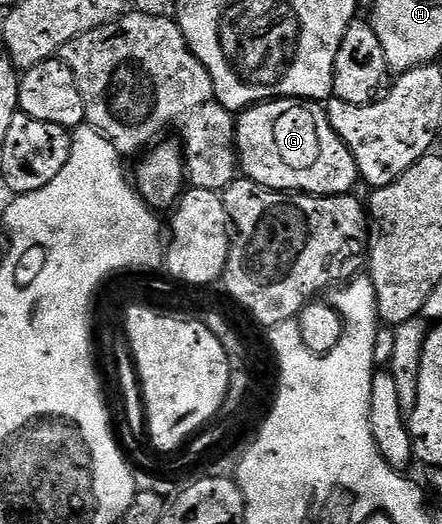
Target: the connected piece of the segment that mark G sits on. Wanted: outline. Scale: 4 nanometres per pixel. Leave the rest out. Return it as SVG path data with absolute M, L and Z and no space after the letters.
M278 97L276 101L261 101L258 105L251 105L247 109L240 110L239 116L235 121L235 140L237 143L237 163L240 172L248 180L261 185L265 189L278 189L281 193L310 193L316 197L338 197L344 193L352 194L356 190L353 188L359 185L361 181L361 172L357 166L355 155L351 155L347 143L343 143L343 139L339 139L335 127L331 127L328 108L319 101L307 101L299 97Z

